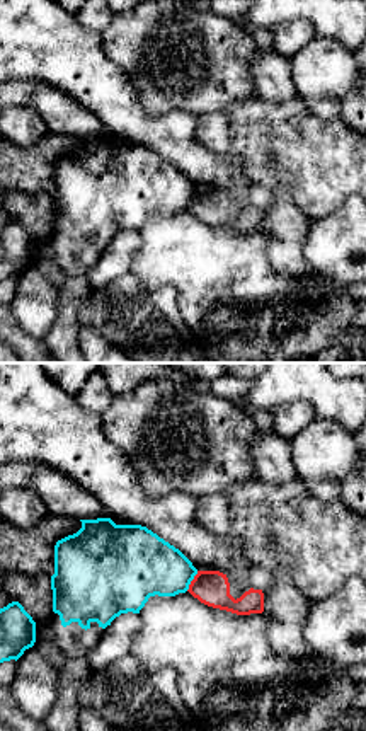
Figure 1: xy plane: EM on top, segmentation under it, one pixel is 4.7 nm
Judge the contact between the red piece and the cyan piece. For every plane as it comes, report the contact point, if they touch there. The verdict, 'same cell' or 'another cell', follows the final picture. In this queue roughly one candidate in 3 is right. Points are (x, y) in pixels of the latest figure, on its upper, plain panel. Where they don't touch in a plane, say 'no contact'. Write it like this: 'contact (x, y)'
contact (191, 200)

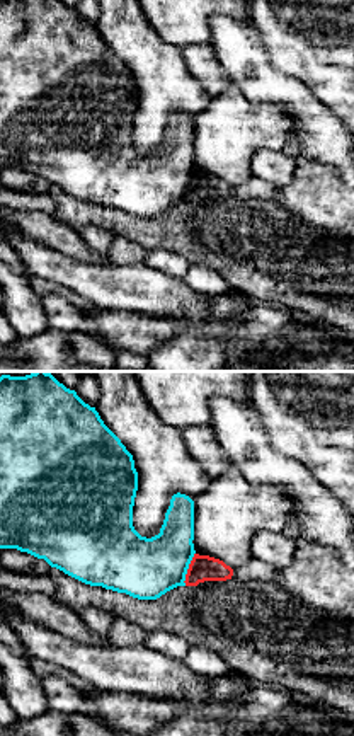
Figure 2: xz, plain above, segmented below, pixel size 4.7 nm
contact (188, 188)

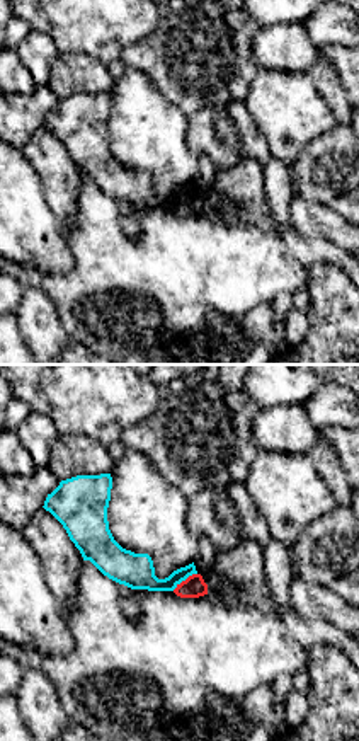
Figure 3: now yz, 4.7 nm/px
contact (186, 198)

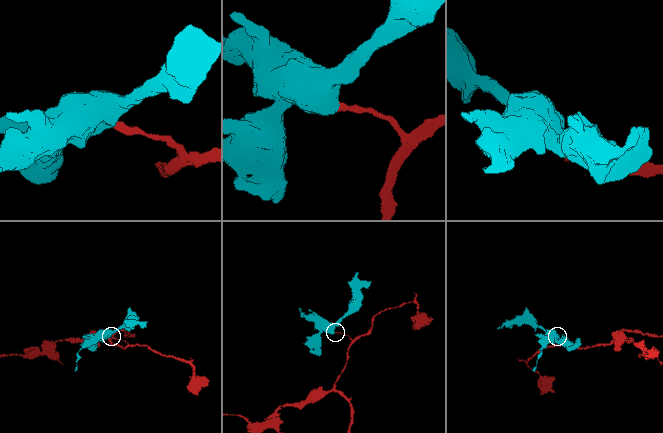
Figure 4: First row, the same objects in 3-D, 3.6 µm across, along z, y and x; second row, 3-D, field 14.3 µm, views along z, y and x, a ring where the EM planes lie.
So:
another cell

